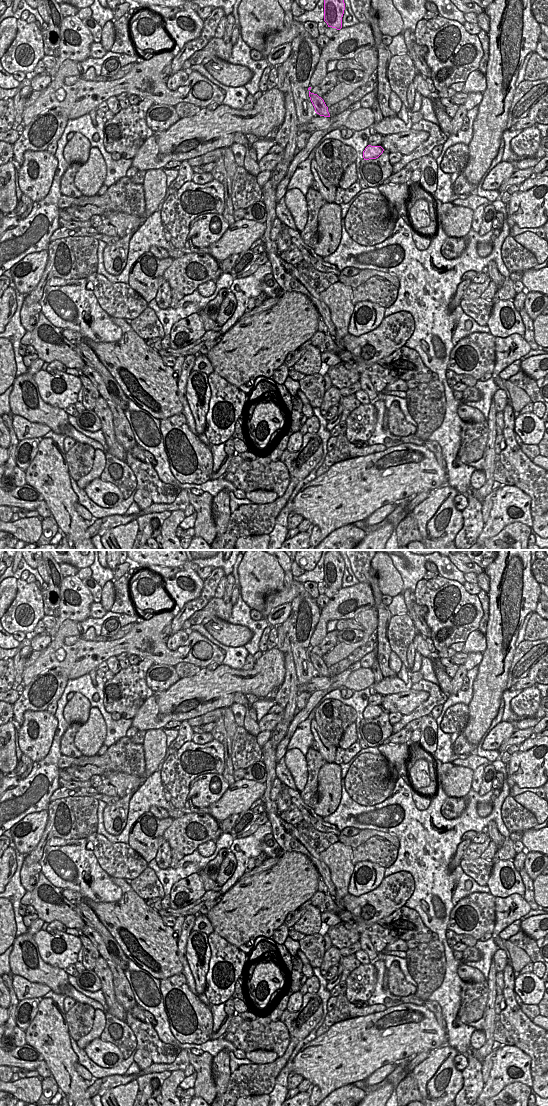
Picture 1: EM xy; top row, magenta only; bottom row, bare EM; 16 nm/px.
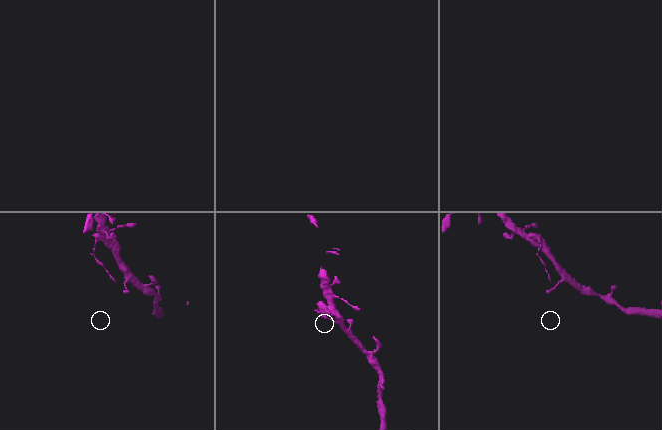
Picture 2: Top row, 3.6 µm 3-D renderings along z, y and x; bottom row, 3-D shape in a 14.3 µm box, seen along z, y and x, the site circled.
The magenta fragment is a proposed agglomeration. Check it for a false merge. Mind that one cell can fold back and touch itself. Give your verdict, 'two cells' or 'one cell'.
two cells

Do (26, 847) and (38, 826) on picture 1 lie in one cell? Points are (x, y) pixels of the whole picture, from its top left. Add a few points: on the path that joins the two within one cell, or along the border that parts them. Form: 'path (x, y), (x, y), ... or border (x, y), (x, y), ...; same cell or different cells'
path (26, 842), (35, 831); same cell

